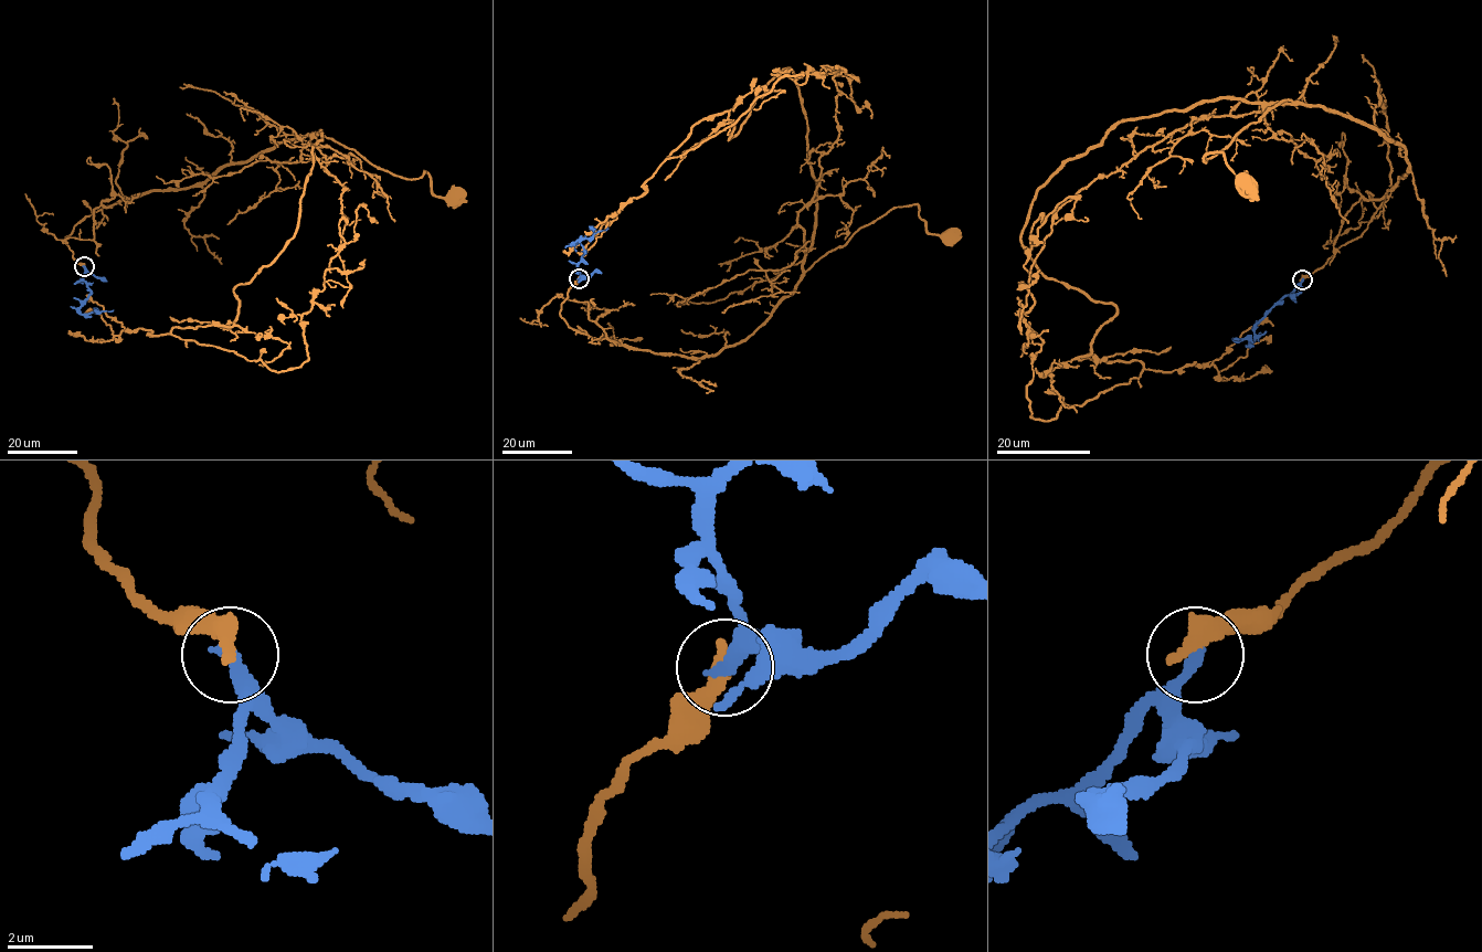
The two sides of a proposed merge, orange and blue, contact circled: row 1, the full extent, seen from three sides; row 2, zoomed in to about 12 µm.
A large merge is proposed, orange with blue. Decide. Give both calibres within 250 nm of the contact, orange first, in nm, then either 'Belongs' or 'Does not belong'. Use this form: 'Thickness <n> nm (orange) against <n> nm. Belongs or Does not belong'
Thickness 440 nm (orange) against 320 nm. Does not belong

